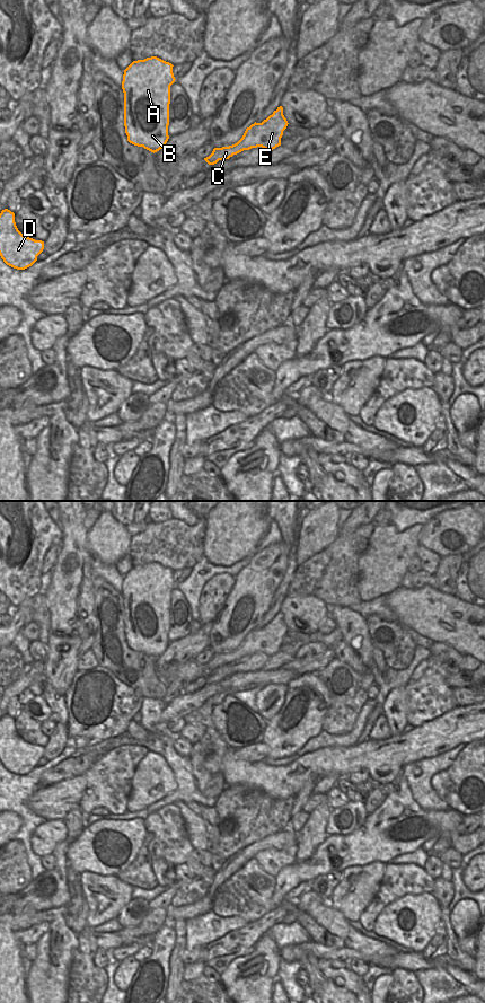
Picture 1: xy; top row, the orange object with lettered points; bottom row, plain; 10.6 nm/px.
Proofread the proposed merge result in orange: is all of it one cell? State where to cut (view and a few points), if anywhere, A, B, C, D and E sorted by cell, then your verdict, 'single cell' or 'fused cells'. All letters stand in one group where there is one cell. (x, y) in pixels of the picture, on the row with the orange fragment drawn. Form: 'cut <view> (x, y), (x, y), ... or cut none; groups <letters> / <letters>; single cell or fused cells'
cut none; groups A B C D E; single cell

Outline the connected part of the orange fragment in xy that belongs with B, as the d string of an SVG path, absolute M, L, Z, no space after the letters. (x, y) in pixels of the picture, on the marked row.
M157 56L133 61L123 74L124 126L127 141L157 152L168 139L170 86L175 82L173 64Z

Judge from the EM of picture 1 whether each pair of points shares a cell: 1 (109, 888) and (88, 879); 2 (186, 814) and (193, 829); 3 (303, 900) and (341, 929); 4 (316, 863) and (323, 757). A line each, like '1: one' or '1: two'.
1: one
2: one
3: two
4: two

